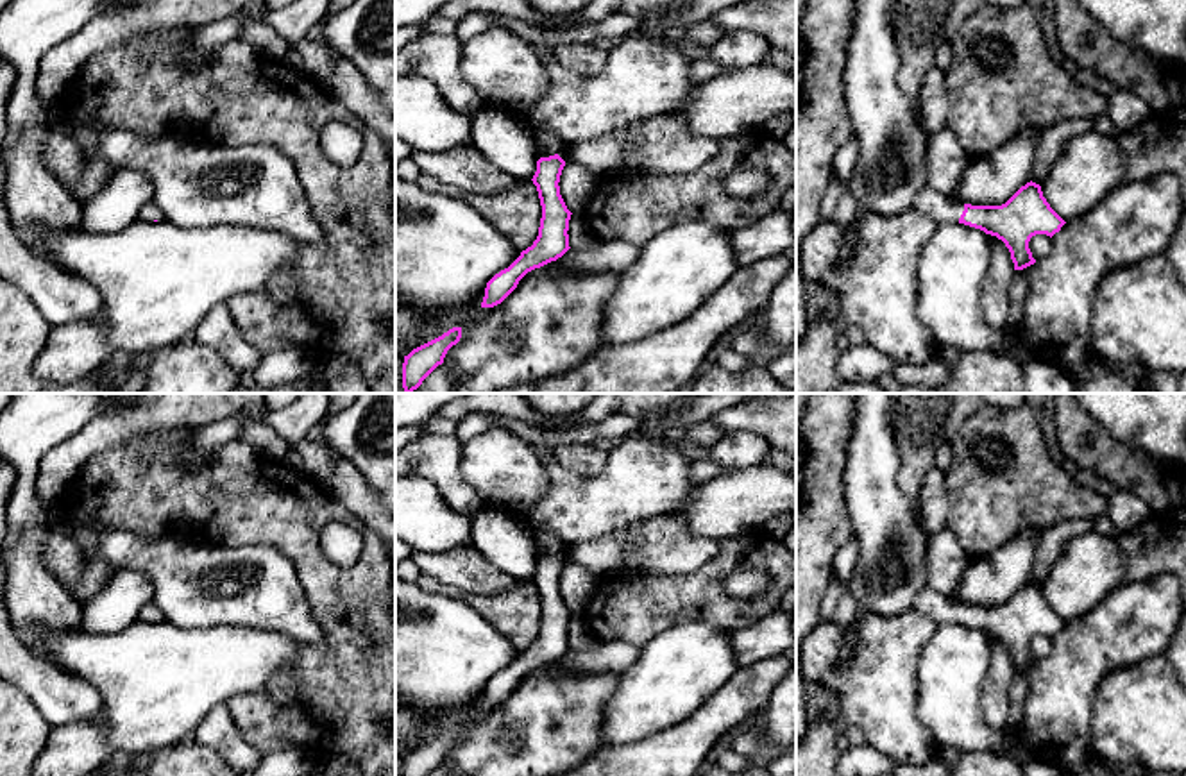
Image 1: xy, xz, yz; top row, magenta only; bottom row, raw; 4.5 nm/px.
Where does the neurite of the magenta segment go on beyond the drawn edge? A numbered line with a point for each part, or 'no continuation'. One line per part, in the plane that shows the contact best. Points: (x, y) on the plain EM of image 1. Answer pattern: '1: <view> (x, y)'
1: yz (929, 603)

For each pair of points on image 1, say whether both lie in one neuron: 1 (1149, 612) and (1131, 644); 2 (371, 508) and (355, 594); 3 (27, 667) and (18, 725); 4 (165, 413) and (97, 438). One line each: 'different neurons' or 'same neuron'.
1: same neuron
2: different neurons
3: different neurons
4: same neuron

